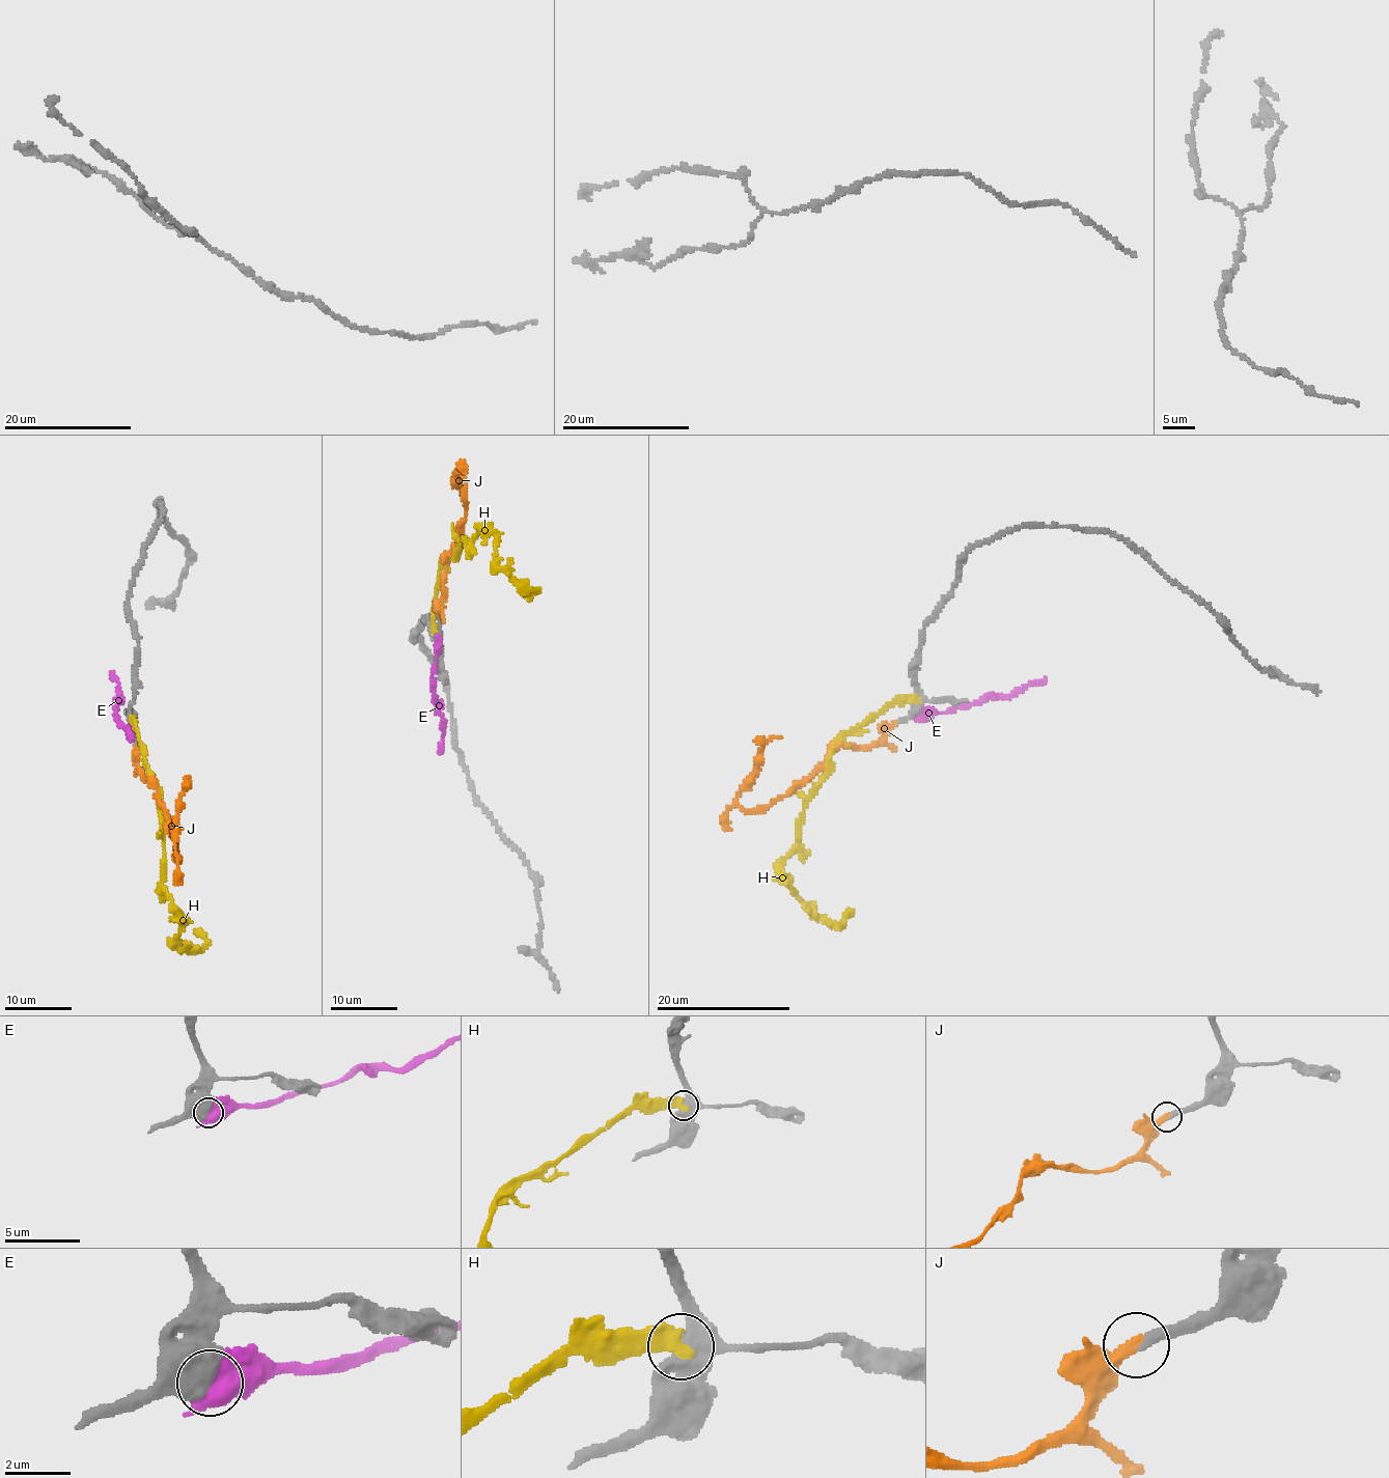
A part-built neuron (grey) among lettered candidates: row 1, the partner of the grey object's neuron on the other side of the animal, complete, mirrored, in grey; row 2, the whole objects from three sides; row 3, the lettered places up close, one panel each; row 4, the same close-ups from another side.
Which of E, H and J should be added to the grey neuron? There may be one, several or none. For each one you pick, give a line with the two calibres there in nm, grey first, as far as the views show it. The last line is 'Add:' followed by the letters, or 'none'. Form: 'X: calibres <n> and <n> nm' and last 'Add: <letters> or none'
J: calibres 260 and 340 nm
Add: J

